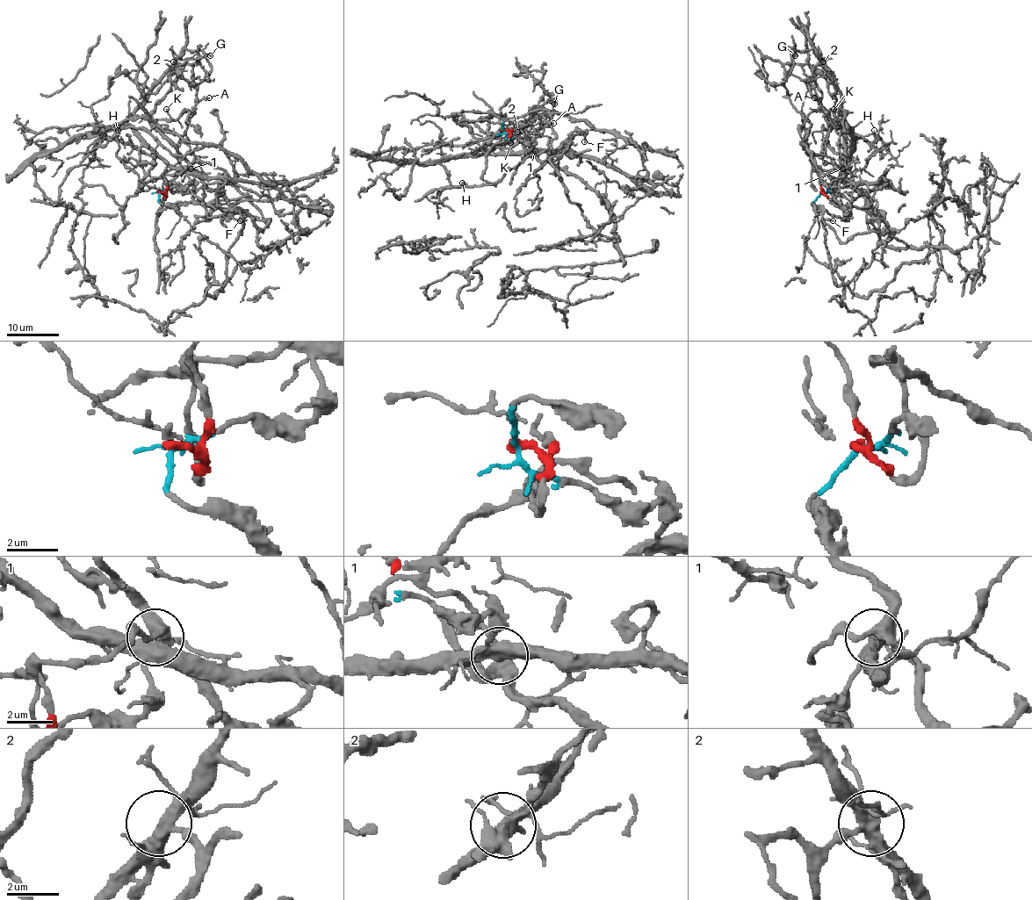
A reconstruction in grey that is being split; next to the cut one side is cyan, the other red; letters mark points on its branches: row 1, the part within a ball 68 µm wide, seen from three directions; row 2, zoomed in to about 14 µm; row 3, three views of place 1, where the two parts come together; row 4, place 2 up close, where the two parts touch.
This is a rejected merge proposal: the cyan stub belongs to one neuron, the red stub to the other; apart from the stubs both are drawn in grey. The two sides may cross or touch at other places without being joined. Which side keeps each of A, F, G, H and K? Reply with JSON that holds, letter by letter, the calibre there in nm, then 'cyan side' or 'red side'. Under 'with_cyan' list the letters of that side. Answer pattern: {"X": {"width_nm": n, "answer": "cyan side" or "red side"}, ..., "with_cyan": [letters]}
{"A": {"width_nm": 170, "answer": "red side"}, "F": {"width_nm": 180, "answer": "red side"}, "G": {"width_nm": 140, "answer": "cyan side"}, "H": {"width_nm": 90, "answer": "cyan side"}, "K": {"width_nm": 120, "answer": "cyan side"}, "with_cyan": ["G", "H", "K"]}

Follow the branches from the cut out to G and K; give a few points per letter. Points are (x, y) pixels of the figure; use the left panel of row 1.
G: (160, 192), (187, 187), (190, 176), (171, 169), (127, 118), (184, 49), (210, 55)
K: (160, 192), (187, 187), (190, 176), (171, 169), (127, 120), (134, 115), (166, 119), (169, 117), (166, 109)

